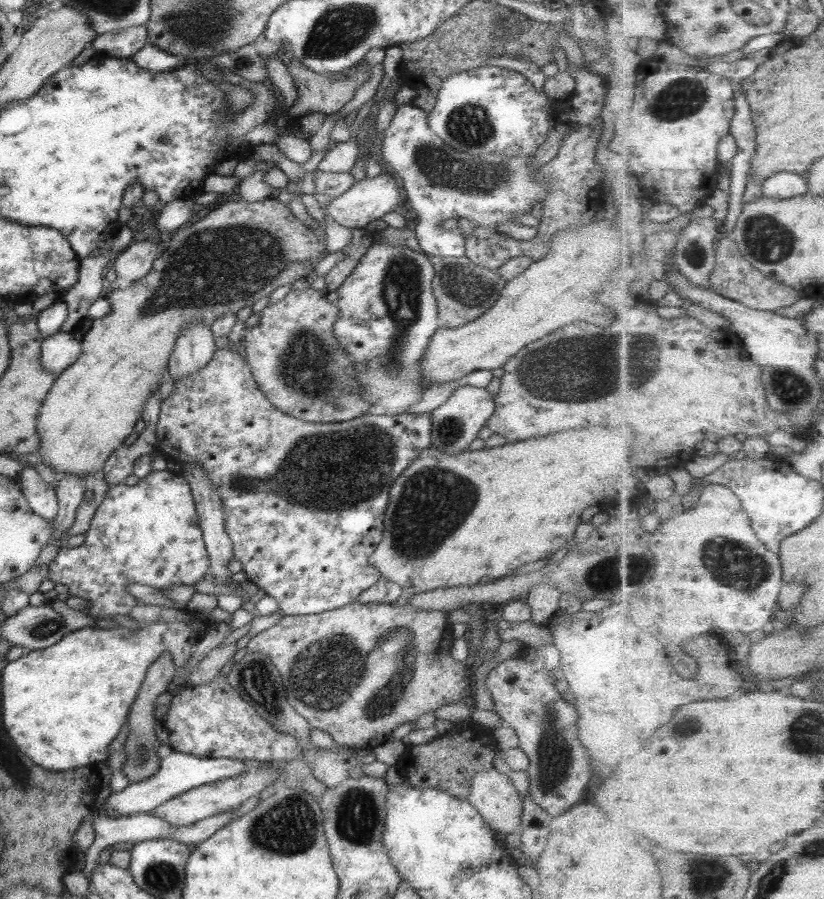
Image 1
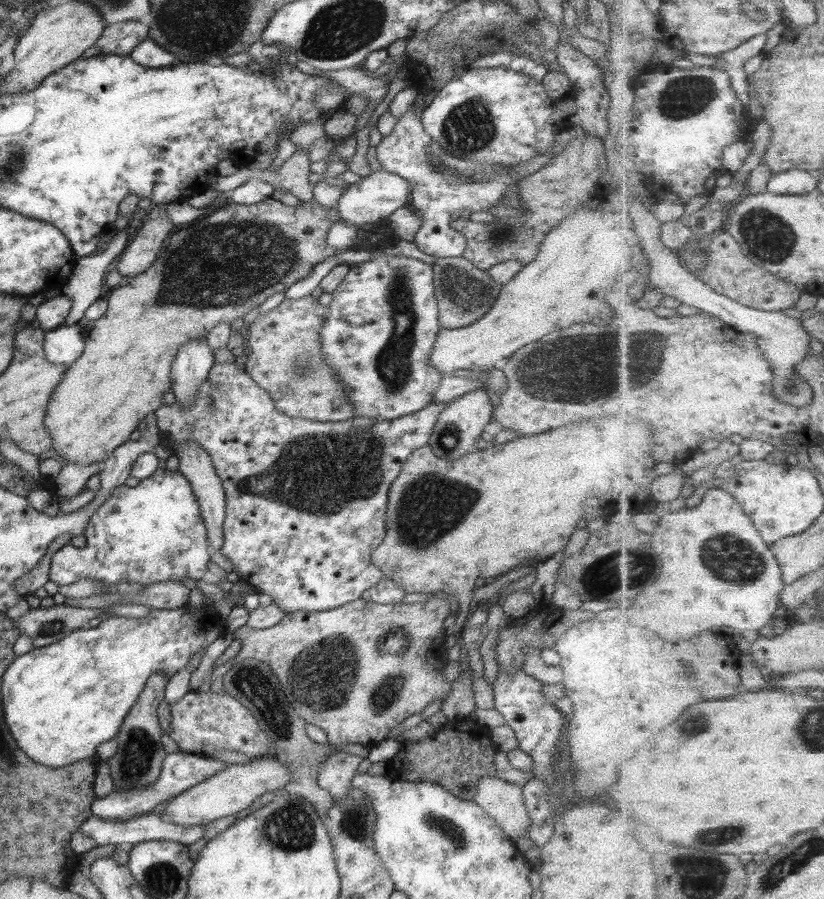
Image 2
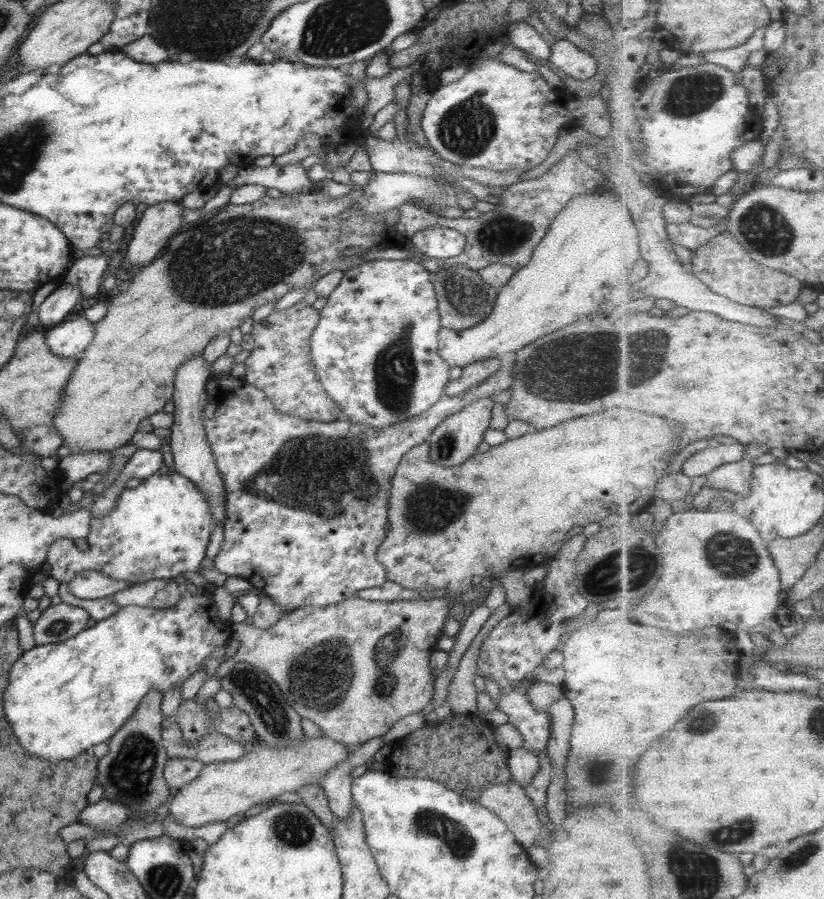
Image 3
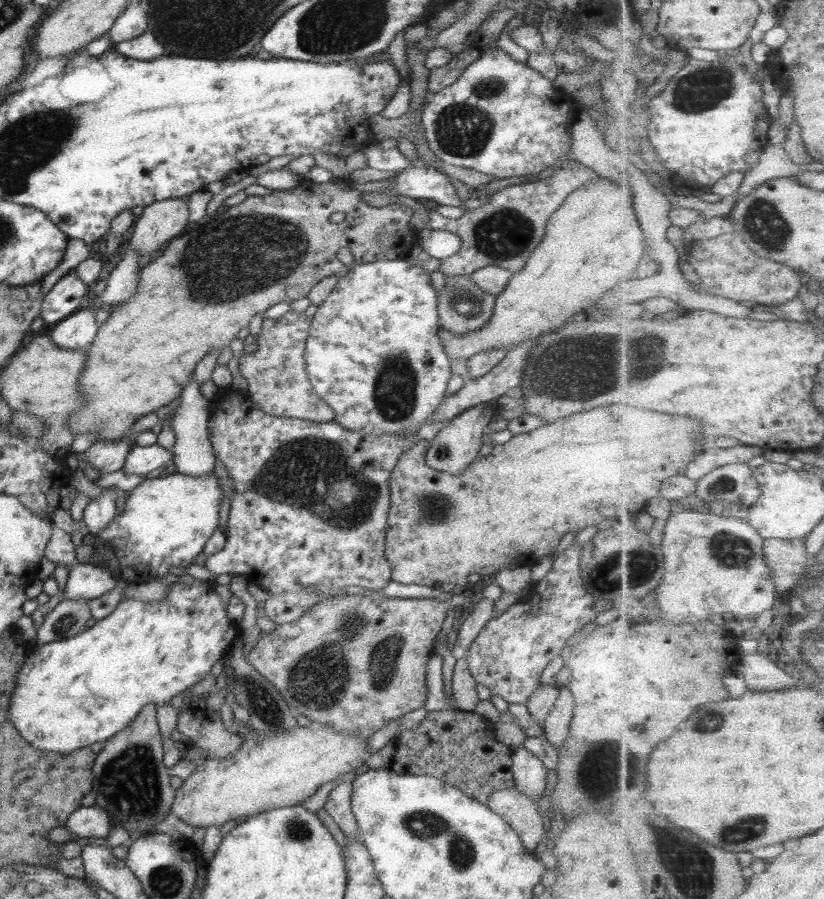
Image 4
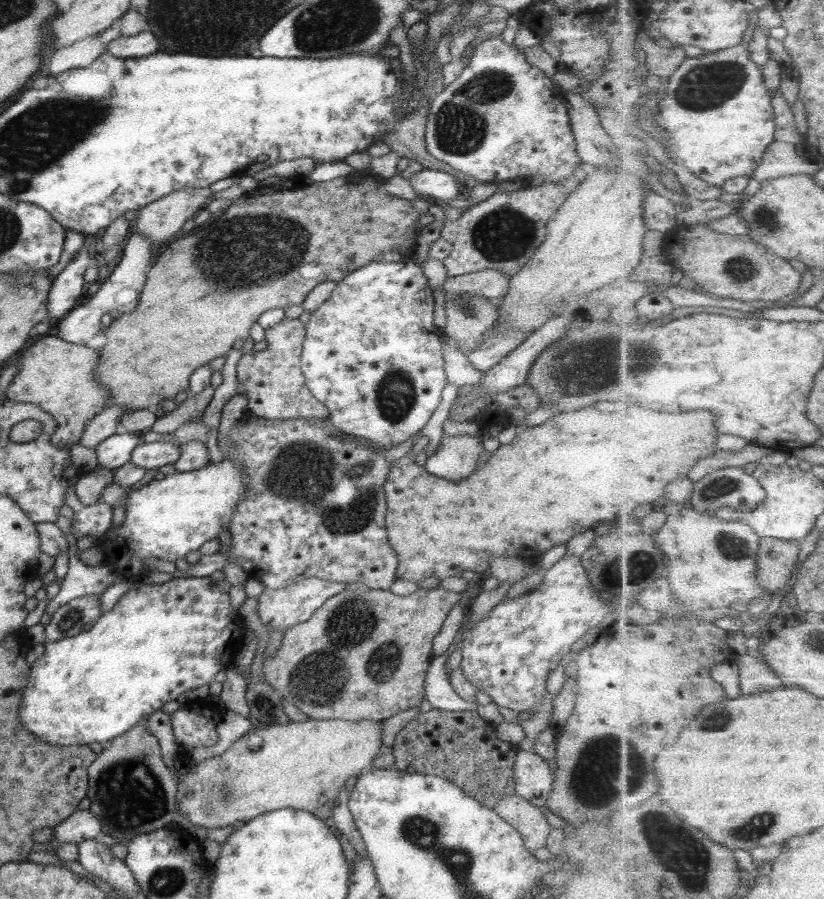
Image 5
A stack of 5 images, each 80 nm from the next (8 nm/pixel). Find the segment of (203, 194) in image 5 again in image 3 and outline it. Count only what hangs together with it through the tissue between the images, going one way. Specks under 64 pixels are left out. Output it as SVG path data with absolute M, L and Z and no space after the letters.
M165 201L146 206L134 226L127 244L122 266L145 266L155 259L155 254L165 247L168 240L183 228L181 215L184 207L180 202Z

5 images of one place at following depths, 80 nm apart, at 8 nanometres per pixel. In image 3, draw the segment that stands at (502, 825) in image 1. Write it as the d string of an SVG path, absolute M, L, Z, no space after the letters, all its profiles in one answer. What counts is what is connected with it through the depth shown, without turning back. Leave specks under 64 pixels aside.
M517 783L489 784L477 802L506 824L516 843L524 849L535 842L541 826L536 808Z

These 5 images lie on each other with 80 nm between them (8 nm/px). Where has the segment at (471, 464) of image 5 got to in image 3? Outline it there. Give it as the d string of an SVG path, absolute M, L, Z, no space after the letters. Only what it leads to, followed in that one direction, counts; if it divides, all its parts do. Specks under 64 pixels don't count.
M489 397L478 398L471 404L459 408L453 415L444 417L443 421L439 422L439 425L426 439L429 446L429 461L433 464L451 468L475 455L475 450L483 441L483 433L488 429L493 403Z

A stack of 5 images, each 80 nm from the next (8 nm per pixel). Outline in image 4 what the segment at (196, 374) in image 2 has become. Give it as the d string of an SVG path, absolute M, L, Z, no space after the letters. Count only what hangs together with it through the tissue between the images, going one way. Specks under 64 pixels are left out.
M192 380L181 391L178 396L179 406L173 410L173 418L170 422L171 429L175 436L175 442L170 449L171 460L174 465L174 472L181 473L187 476L209 476L208 474L213 471L213 463L215 461L212 452L211 444L208 438L207 420L209 417L207 411L207 402L201 397L199 393L199 384Z

